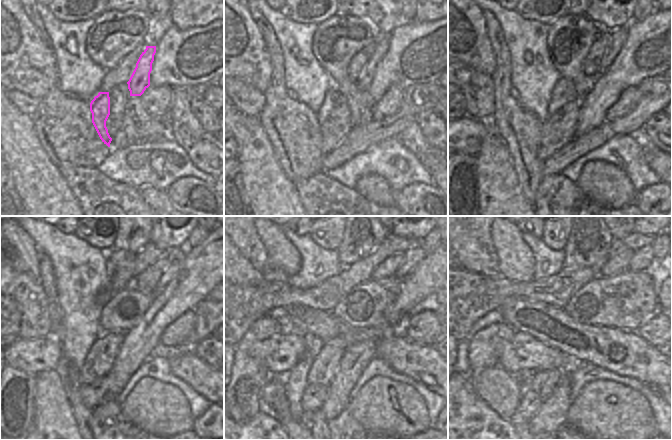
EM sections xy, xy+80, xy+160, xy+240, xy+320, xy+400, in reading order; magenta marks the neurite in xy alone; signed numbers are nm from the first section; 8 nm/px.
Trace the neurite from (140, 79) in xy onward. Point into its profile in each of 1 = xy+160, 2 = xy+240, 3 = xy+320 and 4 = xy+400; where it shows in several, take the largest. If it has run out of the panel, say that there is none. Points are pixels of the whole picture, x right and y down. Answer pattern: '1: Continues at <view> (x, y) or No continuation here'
1: Continues at xy+160 (619, 35)
2: Continues at xy+240 (175, 258)
3: Continues at xy+320 (363, 307)
4: Continues at xy+400 (625, 301).

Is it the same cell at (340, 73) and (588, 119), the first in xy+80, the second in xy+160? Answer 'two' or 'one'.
two

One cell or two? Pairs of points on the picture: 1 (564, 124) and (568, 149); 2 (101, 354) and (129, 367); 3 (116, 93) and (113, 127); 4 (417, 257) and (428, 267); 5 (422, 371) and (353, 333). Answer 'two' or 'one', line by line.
1: two
2: two
3: one
4: two
5: one

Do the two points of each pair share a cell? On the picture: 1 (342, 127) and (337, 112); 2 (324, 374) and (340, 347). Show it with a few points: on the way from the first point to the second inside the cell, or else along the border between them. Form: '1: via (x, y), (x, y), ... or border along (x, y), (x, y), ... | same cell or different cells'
1: via (339, 123), (339, 116) | same cell
2: via (324, 367), (327, 360), (333, 354) | same cell

